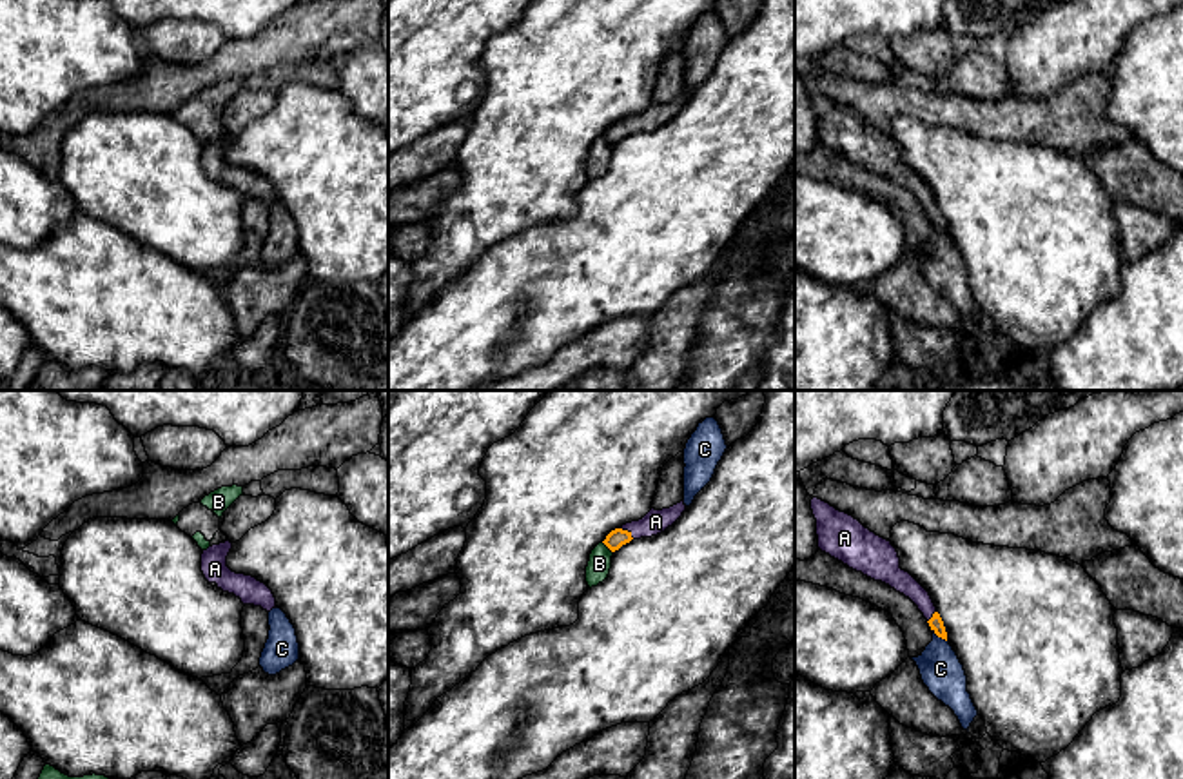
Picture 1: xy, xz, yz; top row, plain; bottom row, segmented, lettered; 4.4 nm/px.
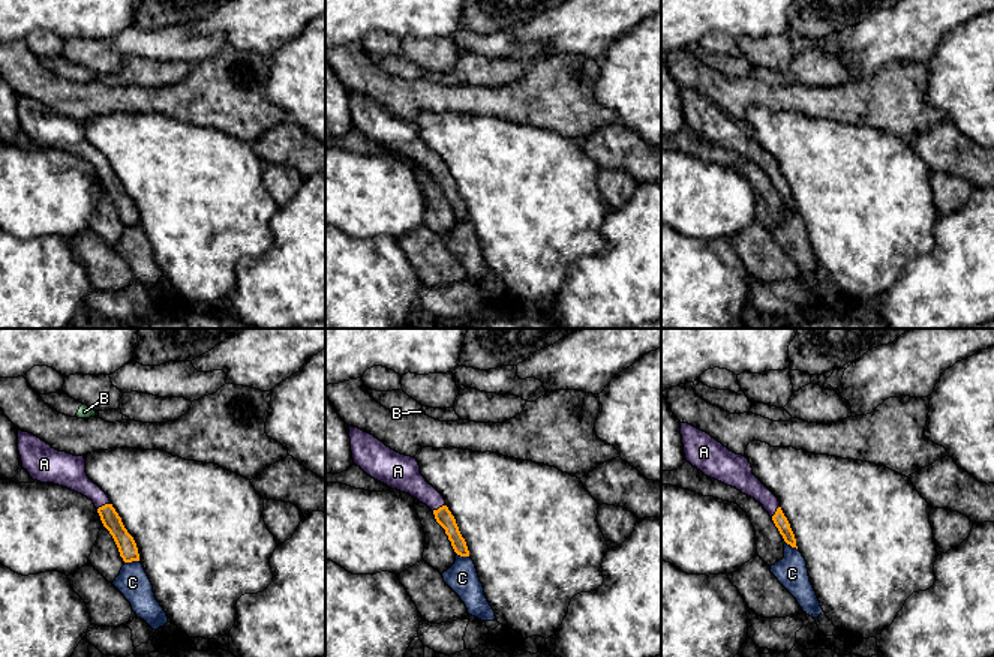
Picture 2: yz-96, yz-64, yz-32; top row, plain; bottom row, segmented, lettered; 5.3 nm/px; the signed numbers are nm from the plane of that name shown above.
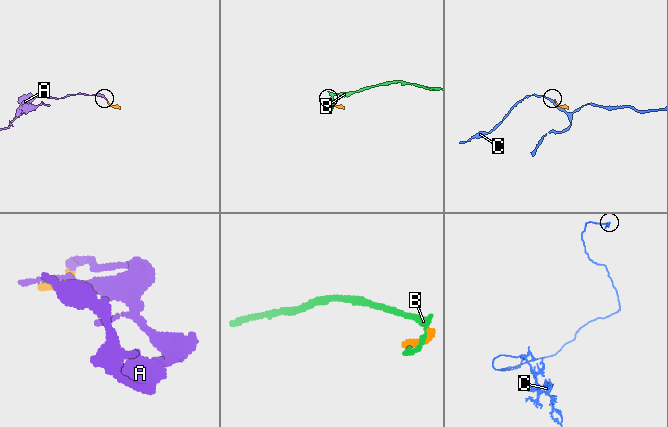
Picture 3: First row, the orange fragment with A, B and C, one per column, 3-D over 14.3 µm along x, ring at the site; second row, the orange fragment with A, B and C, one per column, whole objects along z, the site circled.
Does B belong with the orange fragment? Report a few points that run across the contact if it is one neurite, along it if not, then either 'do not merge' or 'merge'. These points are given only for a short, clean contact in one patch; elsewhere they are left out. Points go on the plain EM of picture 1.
do not merge

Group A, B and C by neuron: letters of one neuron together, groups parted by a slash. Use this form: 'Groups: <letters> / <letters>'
Groups: A / B / C

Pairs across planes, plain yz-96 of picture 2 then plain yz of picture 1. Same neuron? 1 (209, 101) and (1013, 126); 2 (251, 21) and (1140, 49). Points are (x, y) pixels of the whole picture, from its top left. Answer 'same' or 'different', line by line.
1: same
2: different

